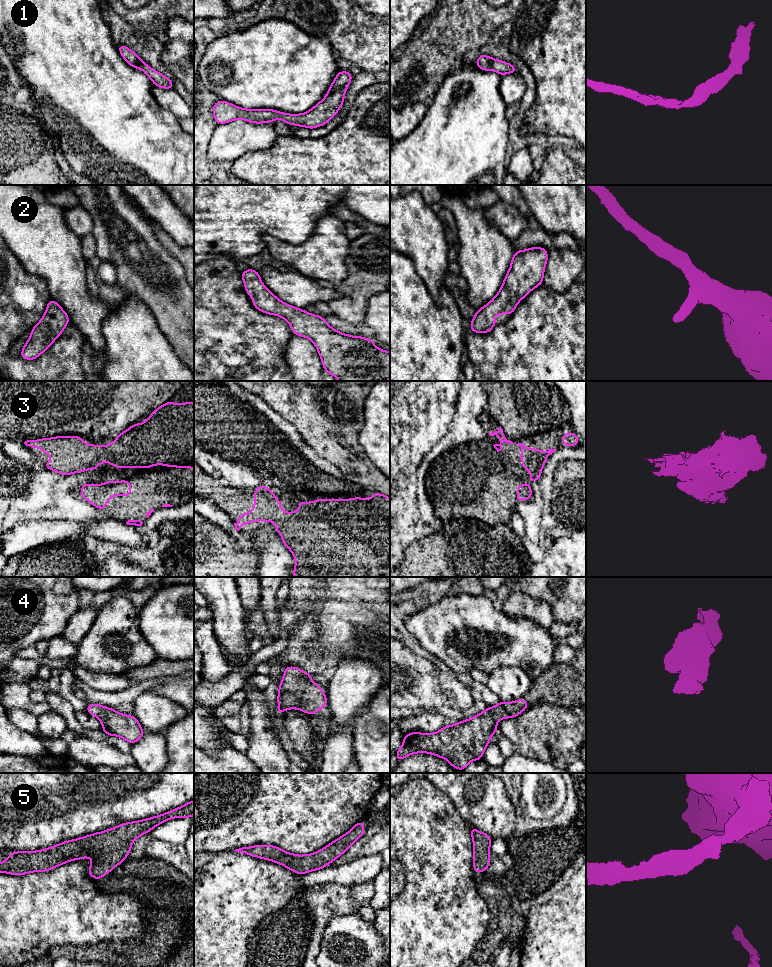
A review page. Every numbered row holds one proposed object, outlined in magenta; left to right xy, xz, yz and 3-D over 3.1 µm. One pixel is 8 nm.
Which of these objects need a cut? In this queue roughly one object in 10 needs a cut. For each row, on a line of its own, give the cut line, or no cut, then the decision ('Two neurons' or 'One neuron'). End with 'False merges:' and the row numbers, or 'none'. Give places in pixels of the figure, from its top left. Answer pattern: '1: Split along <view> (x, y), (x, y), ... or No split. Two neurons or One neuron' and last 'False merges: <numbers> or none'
1: No split. One neuron
2: No split. One neuron
3: No split. One neuron
4: No split. One neuron
5: No split. One neuron
False merges: none

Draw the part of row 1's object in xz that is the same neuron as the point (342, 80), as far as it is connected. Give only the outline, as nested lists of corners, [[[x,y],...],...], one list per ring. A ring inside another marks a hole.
[[[339,71],[332,84],[328,88],[328,94],[313,108],[302,114],[288,114],[284,112],[279,112],[274,109],[244,109],[235,106],[230,102],[219,100],[211,107],[213,111],[213,117],[218,125],[230,123],[237,119],[242,119],[247,122],[256,124],[273,123],[275,119],[281,119],[286,124],[296,125],[299,127],[307,127],[311,130],[327,124],[338,113],[339,109],[343,106],[345,98],[344,93],[347,91],[347,88],[349,87],[350,82],[352,81],[352,75],[353,74],[348,71]]]

